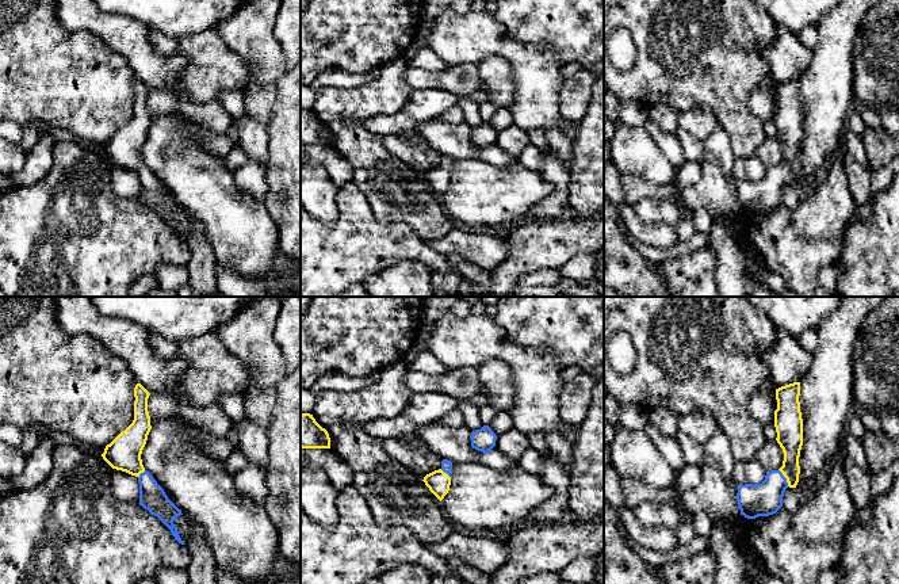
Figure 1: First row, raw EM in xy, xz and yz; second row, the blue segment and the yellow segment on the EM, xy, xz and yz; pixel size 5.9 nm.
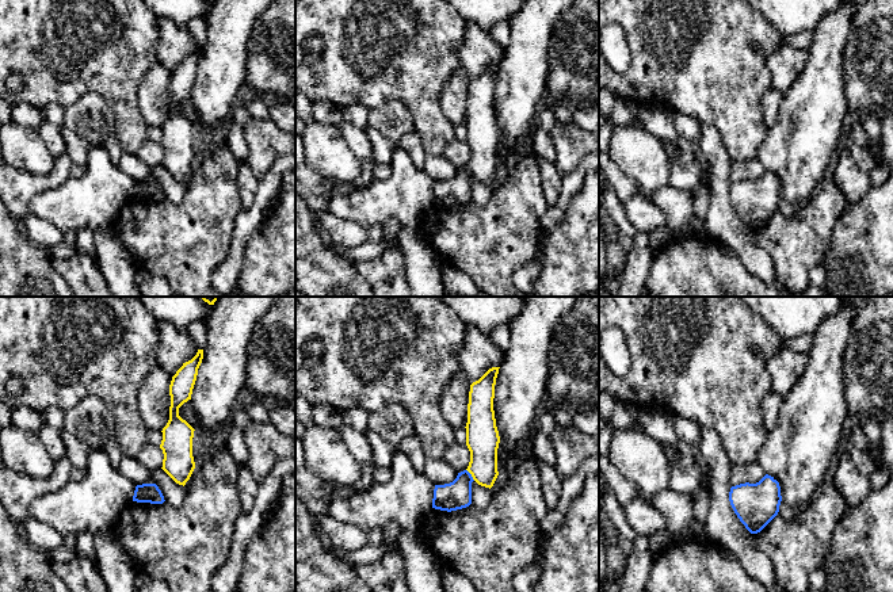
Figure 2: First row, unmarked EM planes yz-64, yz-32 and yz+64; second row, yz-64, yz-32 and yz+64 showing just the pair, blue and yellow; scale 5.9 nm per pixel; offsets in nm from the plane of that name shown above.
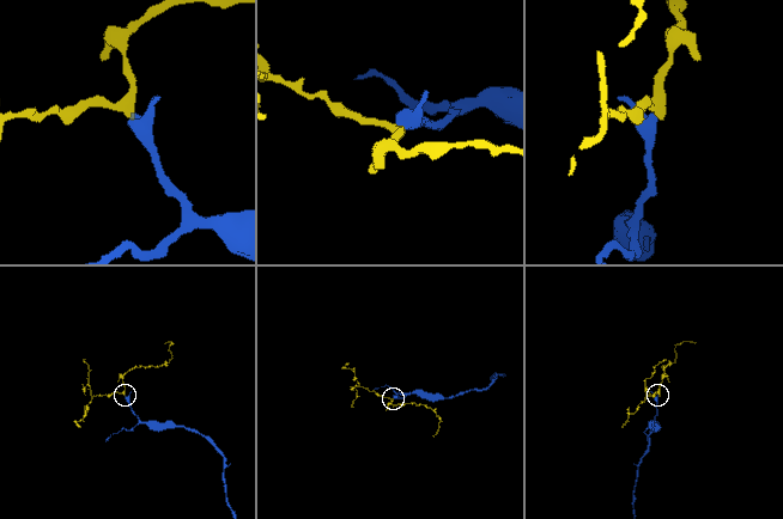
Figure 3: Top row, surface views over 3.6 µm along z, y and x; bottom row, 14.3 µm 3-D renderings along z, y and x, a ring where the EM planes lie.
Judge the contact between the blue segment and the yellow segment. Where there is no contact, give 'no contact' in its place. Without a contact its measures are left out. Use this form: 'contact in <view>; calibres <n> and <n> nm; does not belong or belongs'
contact in yz; calibres 200 and 160 nm; belongs

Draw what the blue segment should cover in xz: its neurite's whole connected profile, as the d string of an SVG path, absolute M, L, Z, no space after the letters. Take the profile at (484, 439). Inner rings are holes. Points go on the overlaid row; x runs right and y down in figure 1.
M483 425L481 430L471 432L471 447L482 451L483 454L490 453L496 446L497 435L489 425Z

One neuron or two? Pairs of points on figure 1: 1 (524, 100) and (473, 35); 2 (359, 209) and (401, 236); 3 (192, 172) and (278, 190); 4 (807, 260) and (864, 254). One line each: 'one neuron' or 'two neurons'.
1: one neuron
2: one neuron
3: two neurons
4: two neurons

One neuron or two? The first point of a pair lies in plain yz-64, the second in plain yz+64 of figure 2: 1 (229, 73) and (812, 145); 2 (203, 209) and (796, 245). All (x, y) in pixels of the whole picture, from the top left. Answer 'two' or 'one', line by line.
1: one
2: one

